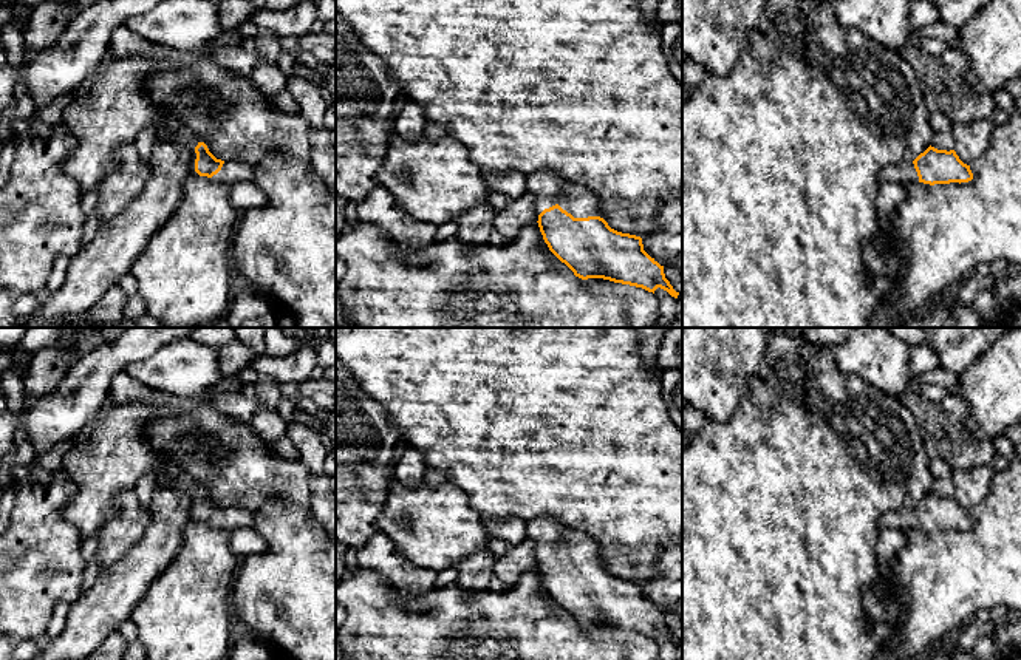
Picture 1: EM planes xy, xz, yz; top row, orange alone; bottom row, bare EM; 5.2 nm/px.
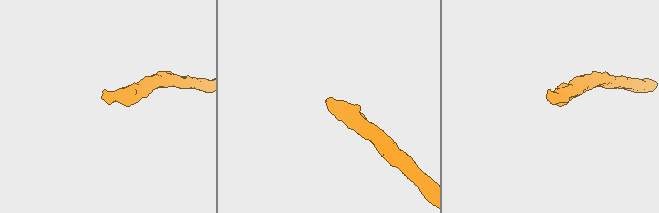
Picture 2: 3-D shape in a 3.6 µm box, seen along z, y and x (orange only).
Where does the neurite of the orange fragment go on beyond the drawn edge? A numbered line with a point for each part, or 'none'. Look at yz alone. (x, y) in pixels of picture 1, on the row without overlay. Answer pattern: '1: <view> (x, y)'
1: yz (904, 518)

